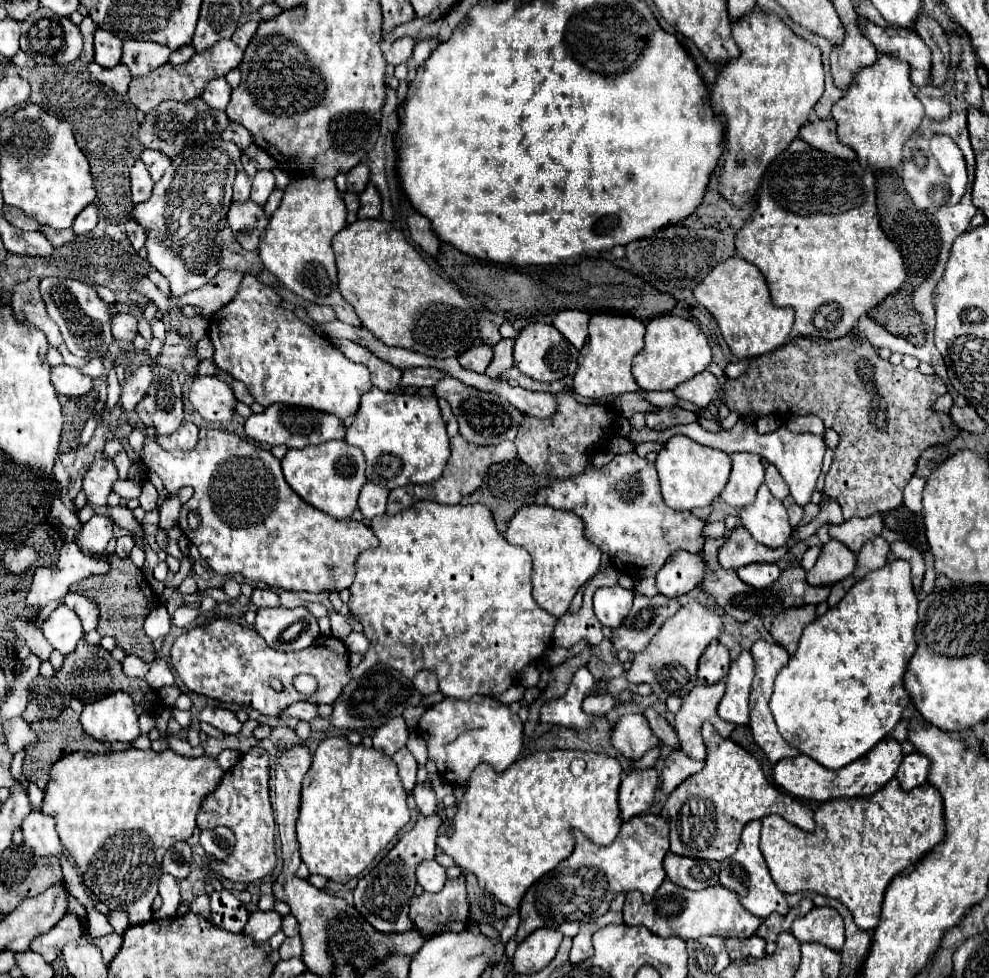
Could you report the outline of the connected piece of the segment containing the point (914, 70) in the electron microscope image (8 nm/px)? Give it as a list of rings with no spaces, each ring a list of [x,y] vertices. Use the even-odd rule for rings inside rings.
[[[860,19],[860,29],[862,33],[874,43],[878,53],[892,55],[900,61],[908,61],[910,65],[910,81],[916,87],[924,87],[930,83],[930,49],[920,41],[918,33],[914,29],[898,29],[898,27],[888,27],[882,29],[866,19]]]

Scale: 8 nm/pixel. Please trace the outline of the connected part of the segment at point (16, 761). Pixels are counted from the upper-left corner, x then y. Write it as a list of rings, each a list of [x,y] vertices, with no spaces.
[[[16,753],[16,757],[12,759],[12,767],[10,767],[10,773],[12,773],[12,779],[18,781],[22,785],[22,761],[24,761],[24,753]]]

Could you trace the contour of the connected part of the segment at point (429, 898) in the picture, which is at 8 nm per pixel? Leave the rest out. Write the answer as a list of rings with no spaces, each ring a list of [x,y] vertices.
[[[466,877],[448,879],[438,893],[422,893],[412,899],[410,921],[424,937],[434,937],[444,931],[462,933],[470,923],[470,905],[466,893]]]

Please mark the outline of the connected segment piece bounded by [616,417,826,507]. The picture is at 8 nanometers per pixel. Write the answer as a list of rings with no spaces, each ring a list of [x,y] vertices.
[[[618,417],[616,421],[616,429],[620,435],[624,437],[632,437],[636,441],[658,441],[658,443],[664,443],[668,437],[676,435],[676,433],[682,433],[686,437],[692,437],[694,441],[702,443],[702,445],[710,445],[710,447],[716,447],[724,453],[736,453],[736,451],[748,451],[748,453],[756,453],[760,457],[764,457],[766,461],[770,461],[772,465],[776,465],[776,469],[780,471],[782,479],[788,483],[790,487],[790,495],[794,497],[794,501],[804,507],[806,503],[810,503],[812,499],[812,493],[816,491],[816,483],[818,483],[818,475],[820,475],[820,469],[822,469],[822,459],[824,459],[824,451],[826,451],[826,445],[824,445],[824,439],[818,437],[818,435],[812,435],[812,433],[792,433],[788,431],[786,427],[780,427],[772,433],[766,433],[766,435],[758,435],[756,433],[756,427],[748,427],[742,423],[742,419],[728,431],[722,431],[722,433],[710,433],[706,429],[702,429],[698,423],[688,423],[688,425],[682,425],[682,427],[672,427],[672,429],[666,429],[662,433],[656,433],[648,427],[644,427],[642,431],[632,431],[630,429],[630,423],[628,419],[624,417]]]

